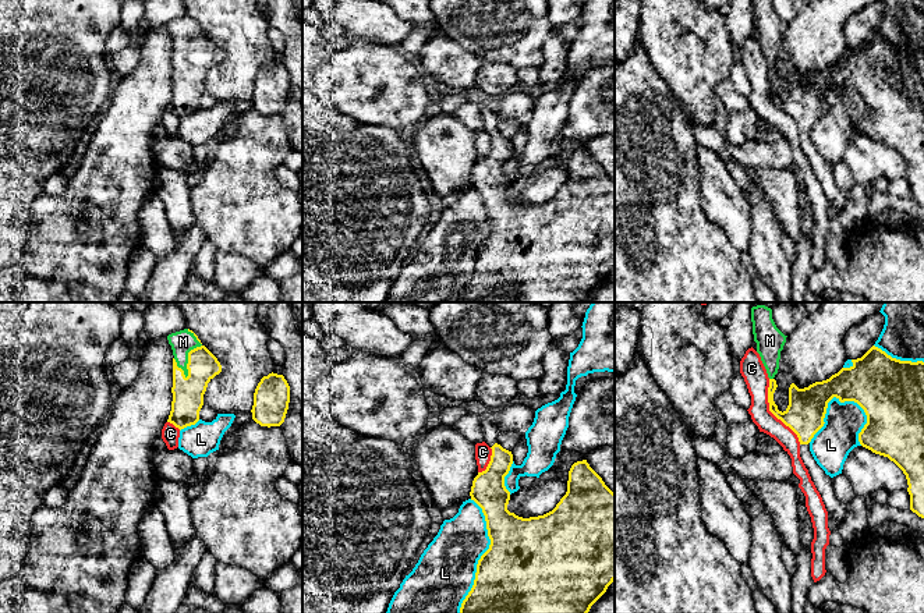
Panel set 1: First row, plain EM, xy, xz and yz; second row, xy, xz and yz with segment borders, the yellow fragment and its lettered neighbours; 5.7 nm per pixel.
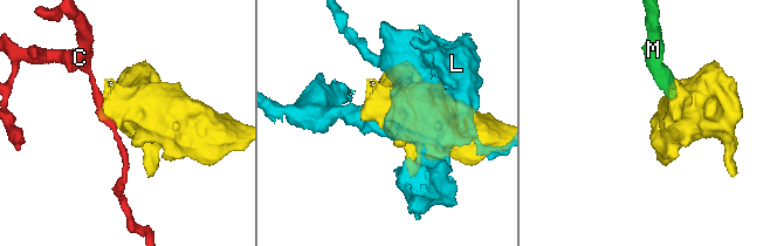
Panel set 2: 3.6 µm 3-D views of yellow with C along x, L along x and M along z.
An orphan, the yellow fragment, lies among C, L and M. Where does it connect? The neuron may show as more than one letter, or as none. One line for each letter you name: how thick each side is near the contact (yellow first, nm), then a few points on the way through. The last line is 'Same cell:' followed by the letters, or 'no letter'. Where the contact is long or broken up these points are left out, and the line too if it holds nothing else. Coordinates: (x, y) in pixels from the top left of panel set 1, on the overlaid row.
M: Thickness 180 nm (yellow) against 140 nm. Path across: xy (202, 365), (190, 351), (183, 342)
Same cell: M

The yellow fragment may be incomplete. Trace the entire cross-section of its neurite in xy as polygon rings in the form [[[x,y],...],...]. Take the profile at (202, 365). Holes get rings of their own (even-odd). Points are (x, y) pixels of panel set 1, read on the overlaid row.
[[[184,329],[167,336],[173,350],[173,401],[167,422],[180,430],[199,421],[208,383],[222,372],[217,358]]]

